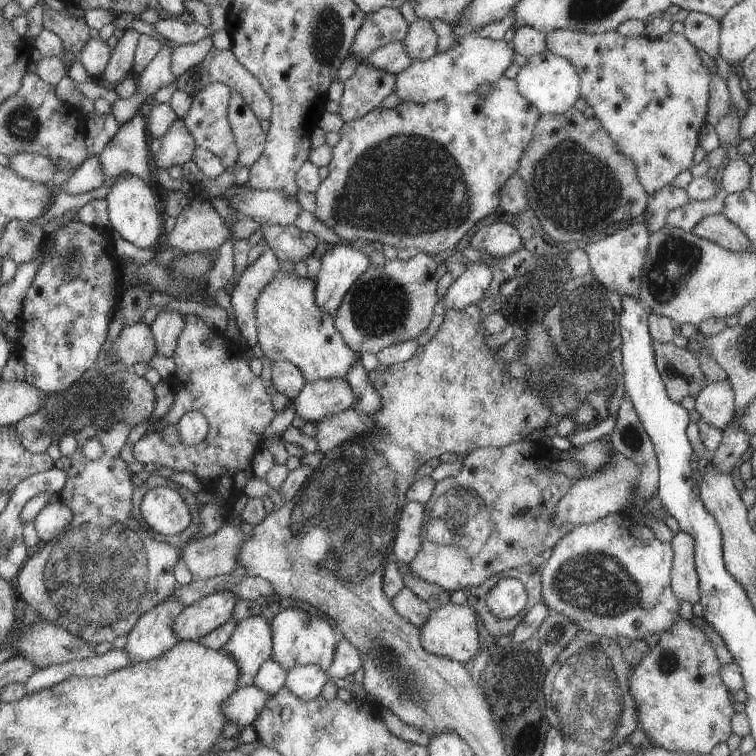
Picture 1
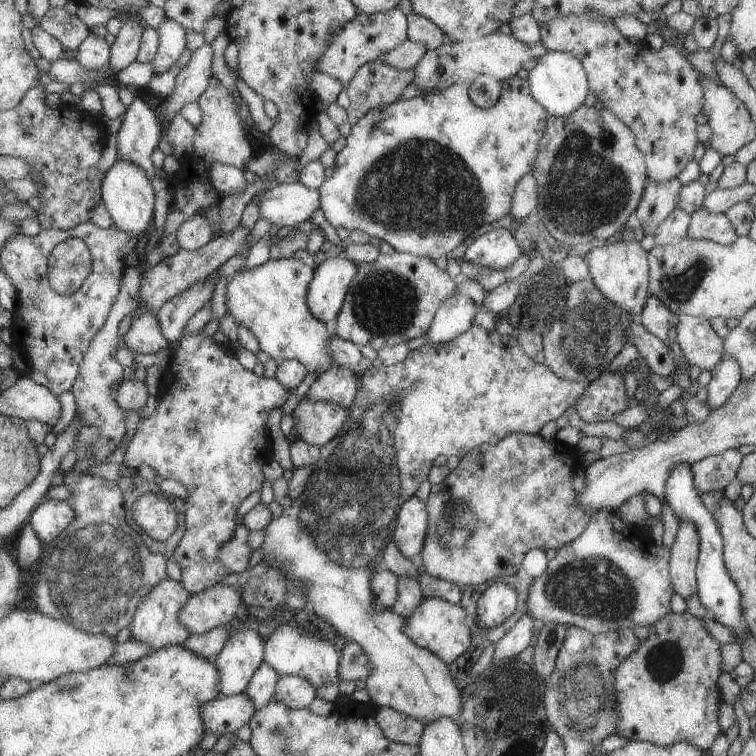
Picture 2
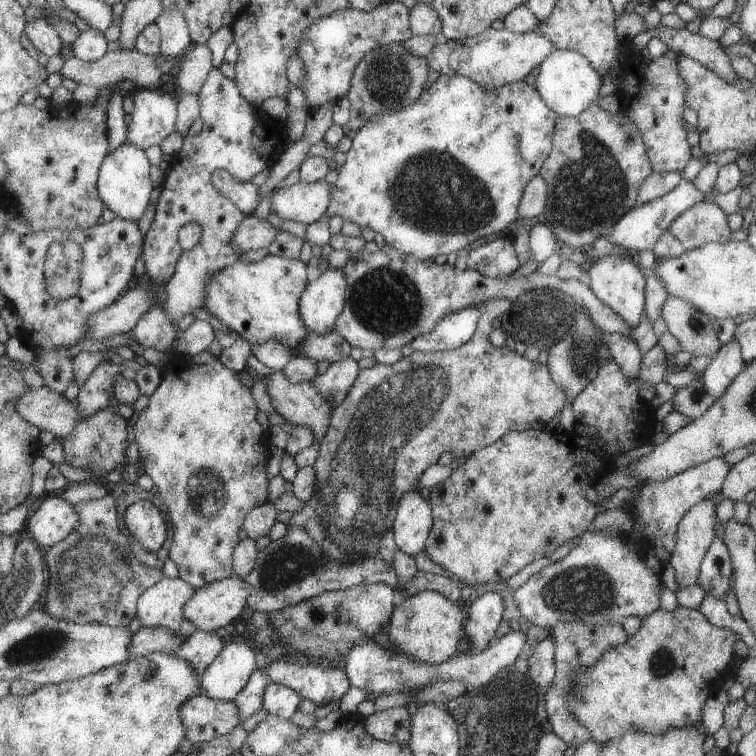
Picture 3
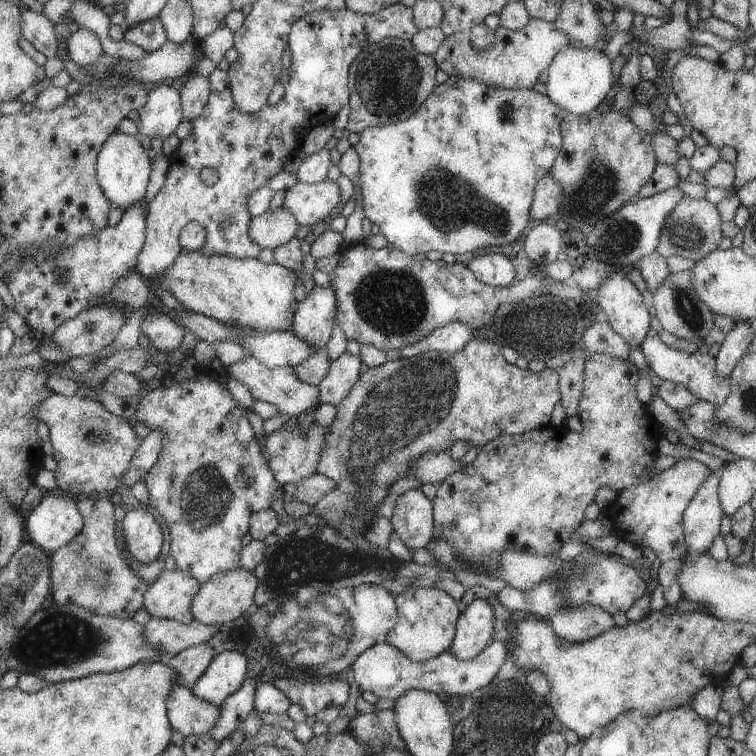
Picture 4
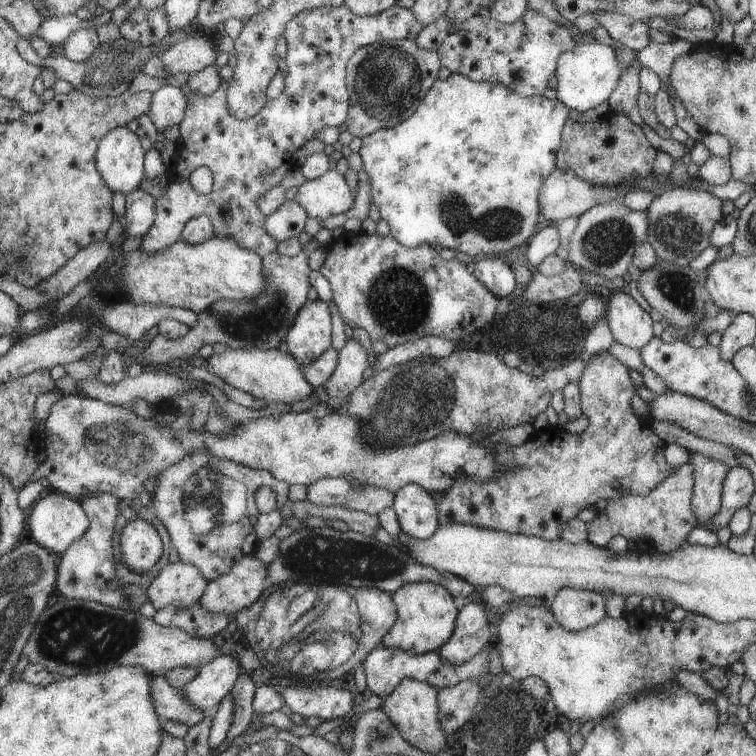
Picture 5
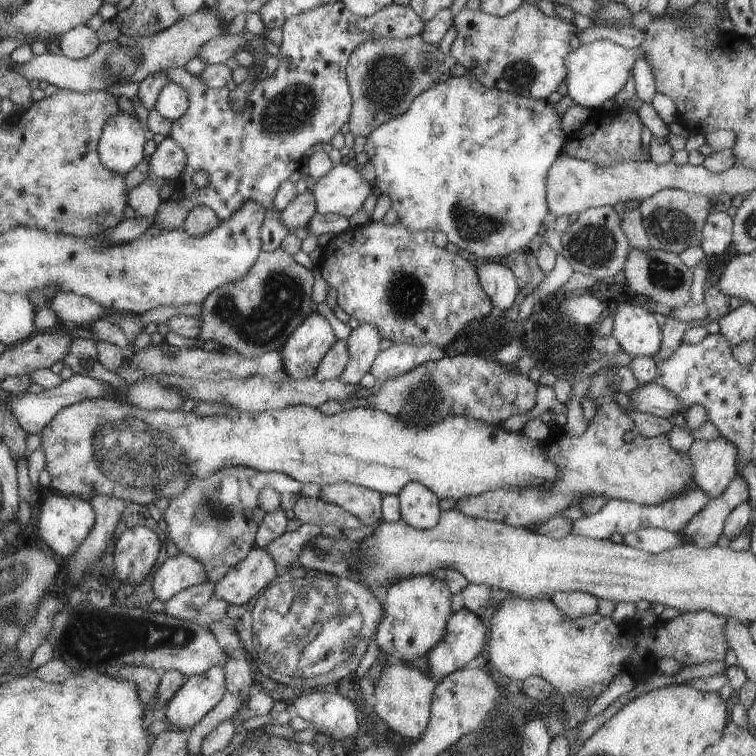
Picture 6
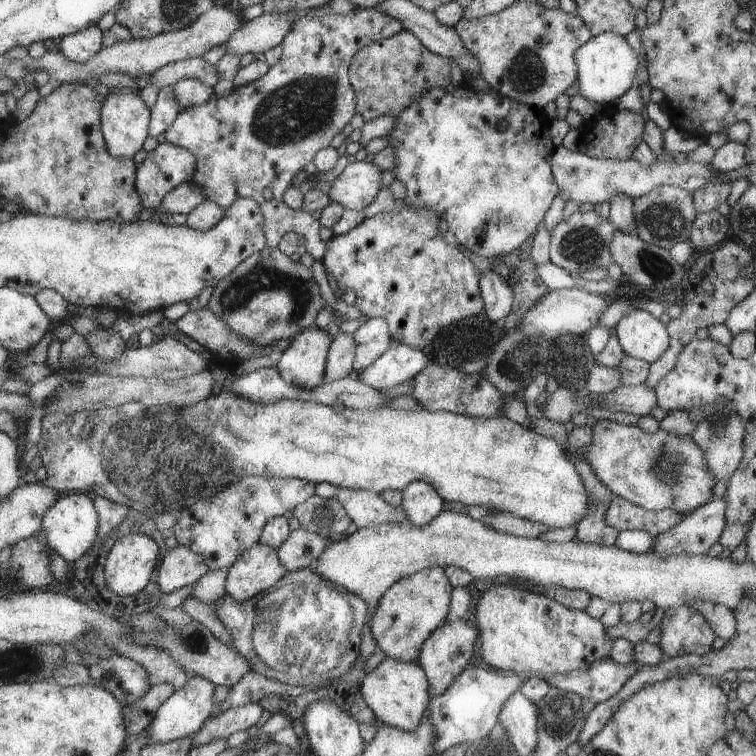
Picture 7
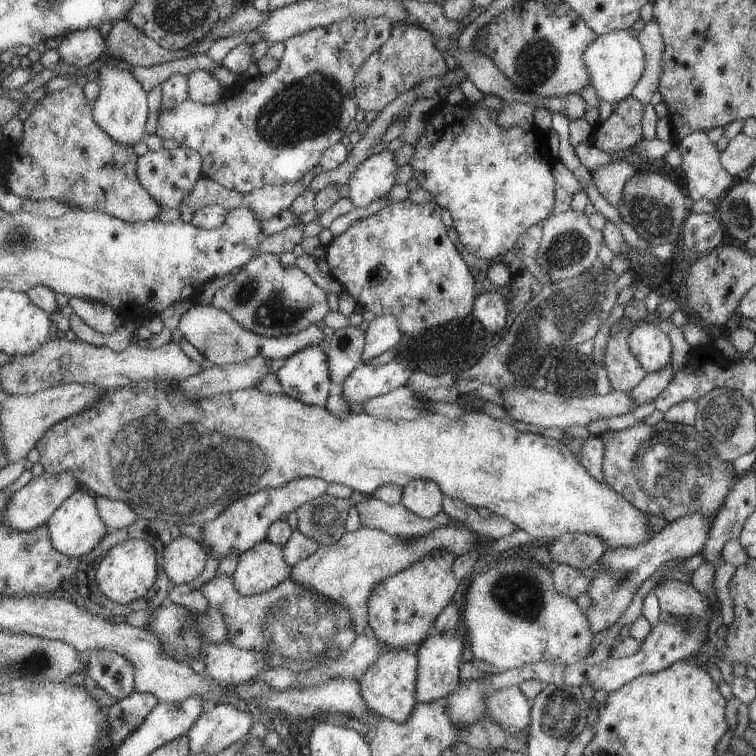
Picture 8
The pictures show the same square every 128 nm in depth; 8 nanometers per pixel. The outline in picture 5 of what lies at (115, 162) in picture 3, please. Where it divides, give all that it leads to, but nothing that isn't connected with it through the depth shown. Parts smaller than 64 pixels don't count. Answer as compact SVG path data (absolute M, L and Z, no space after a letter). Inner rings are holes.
M125 125L111 129L98 142L94 162L98 172L110 190L115 194L133 192L140 188L143 178L143 148L139 146L139 138L129 132Z

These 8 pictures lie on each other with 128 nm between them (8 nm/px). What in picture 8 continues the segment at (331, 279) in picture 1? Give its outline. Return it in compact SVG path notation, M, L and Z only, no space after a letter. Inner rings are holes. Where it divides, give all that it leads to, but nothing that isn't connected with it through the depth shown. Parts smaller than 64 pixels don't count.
M318 344L292 354L274 373L283 395L323 408L329 384L333 383L327 376L327 356Z

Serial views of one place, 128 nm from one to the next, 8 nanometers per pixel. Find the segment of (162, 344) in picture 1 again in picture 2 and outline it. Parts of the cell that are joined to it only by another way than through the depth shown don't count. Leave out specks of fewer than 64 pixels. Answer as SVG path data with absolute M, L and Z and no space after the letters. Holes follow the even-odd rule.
M213 275L192 283L156 310L157 324L168 342L178 342L187 320L212 298L216 280L219 280Z

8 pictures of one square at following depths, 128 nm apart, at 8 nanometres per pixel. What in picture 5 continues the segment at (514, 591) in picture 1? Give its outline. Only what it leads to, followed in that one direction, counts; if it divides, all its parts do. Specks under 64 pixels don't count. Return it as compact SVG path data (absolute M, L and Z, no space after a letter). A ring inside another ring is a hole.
M472 601L461 607L458 614L455 634L451 634L450 640L444 642L437 650L441 660L447 664L461 664L467 662L475 656L475 652L485 648L483 644L487 642L487 616L481 608L481 604Z

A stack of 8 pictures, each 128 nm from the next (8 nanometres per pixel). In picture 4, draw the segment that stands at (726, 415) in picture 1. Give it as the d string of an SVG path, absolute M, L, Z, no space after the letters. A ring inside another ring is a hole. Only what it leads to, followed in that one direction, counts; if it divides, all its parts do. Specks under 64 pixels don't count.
M737 321L727 332L725 340L719 345L718 352L714 355L715 371L722 378L729 377L733 366L747 351L747 346L749 346L754 333L755 330L749 328L746 321Z

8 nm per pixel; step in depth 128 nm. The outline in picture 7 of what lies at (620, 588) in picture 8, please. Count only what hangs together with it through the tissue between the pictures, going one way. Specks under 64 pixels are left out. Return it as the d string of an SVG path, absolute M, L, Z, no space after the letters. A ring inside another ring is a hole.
M723 497L712 498L705 505L698 506L693 513L684 515L673 528L669 528L669 530L665 530L662 534L657 535L655 544L649 550L649 554L659 552L661 556L669 556L669 554L679 554L680 551L690 555L706 553L709 546L717 542L725 526L724 510L725 500L723 500Z

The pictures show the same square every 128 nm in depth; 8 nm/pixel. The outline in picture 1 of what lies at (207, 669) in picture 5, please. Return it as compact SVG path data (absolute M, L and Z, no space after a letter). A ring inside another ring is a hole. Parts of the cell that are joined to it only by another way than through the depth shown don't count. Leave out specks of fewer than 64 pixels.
M253 615L236 623L231 636L220 648L238 662L238 686L249 686L263 662L271 657L273 631L268 617Z

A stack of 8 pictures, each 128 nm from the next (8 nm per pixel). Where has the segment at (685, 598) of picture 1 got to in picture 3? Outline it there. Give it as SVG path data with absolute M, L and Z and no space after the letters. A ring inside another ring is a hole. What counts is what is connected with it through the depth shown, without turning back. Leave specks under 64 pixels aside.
M711 497L701 500L701 502L695 504L692 508L689 508L678 523L675 545L670 553L671 558L668 561L675 571L677 588L683 589L698 582L698 570L702 559L705 557L706 551L709 549L715 536L713 526L716 520L716 503L717 501L711 500Z

